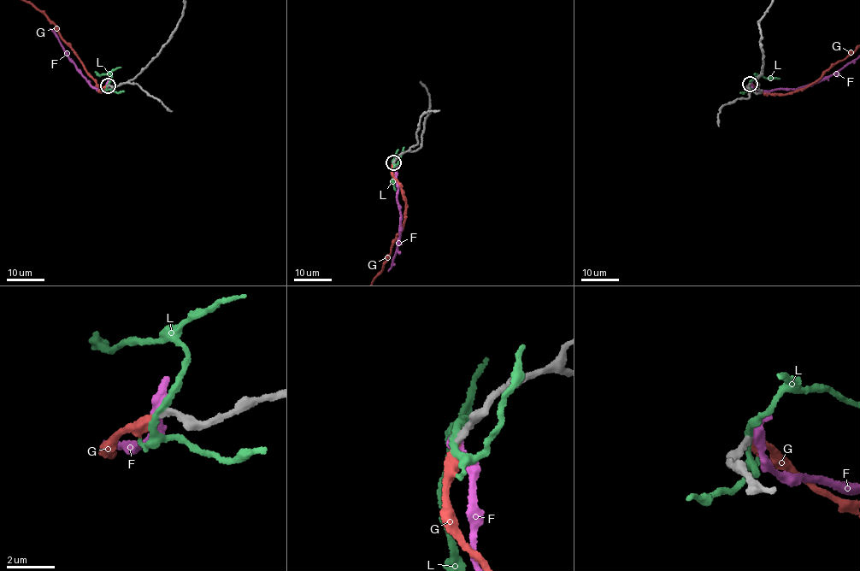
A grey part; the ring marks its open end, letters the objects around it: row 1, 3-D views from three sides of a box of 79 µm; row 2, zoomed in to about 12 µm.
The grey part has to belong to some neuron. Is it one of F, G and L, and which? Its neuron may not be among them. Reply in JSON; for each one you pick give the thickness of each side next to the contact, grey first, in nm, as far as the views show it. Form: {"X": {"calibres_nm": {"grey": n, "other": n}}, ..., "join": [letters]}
{"G": {"calibres_nm": {"grey": 280, "other": 300}}, "join": ["G"]}

